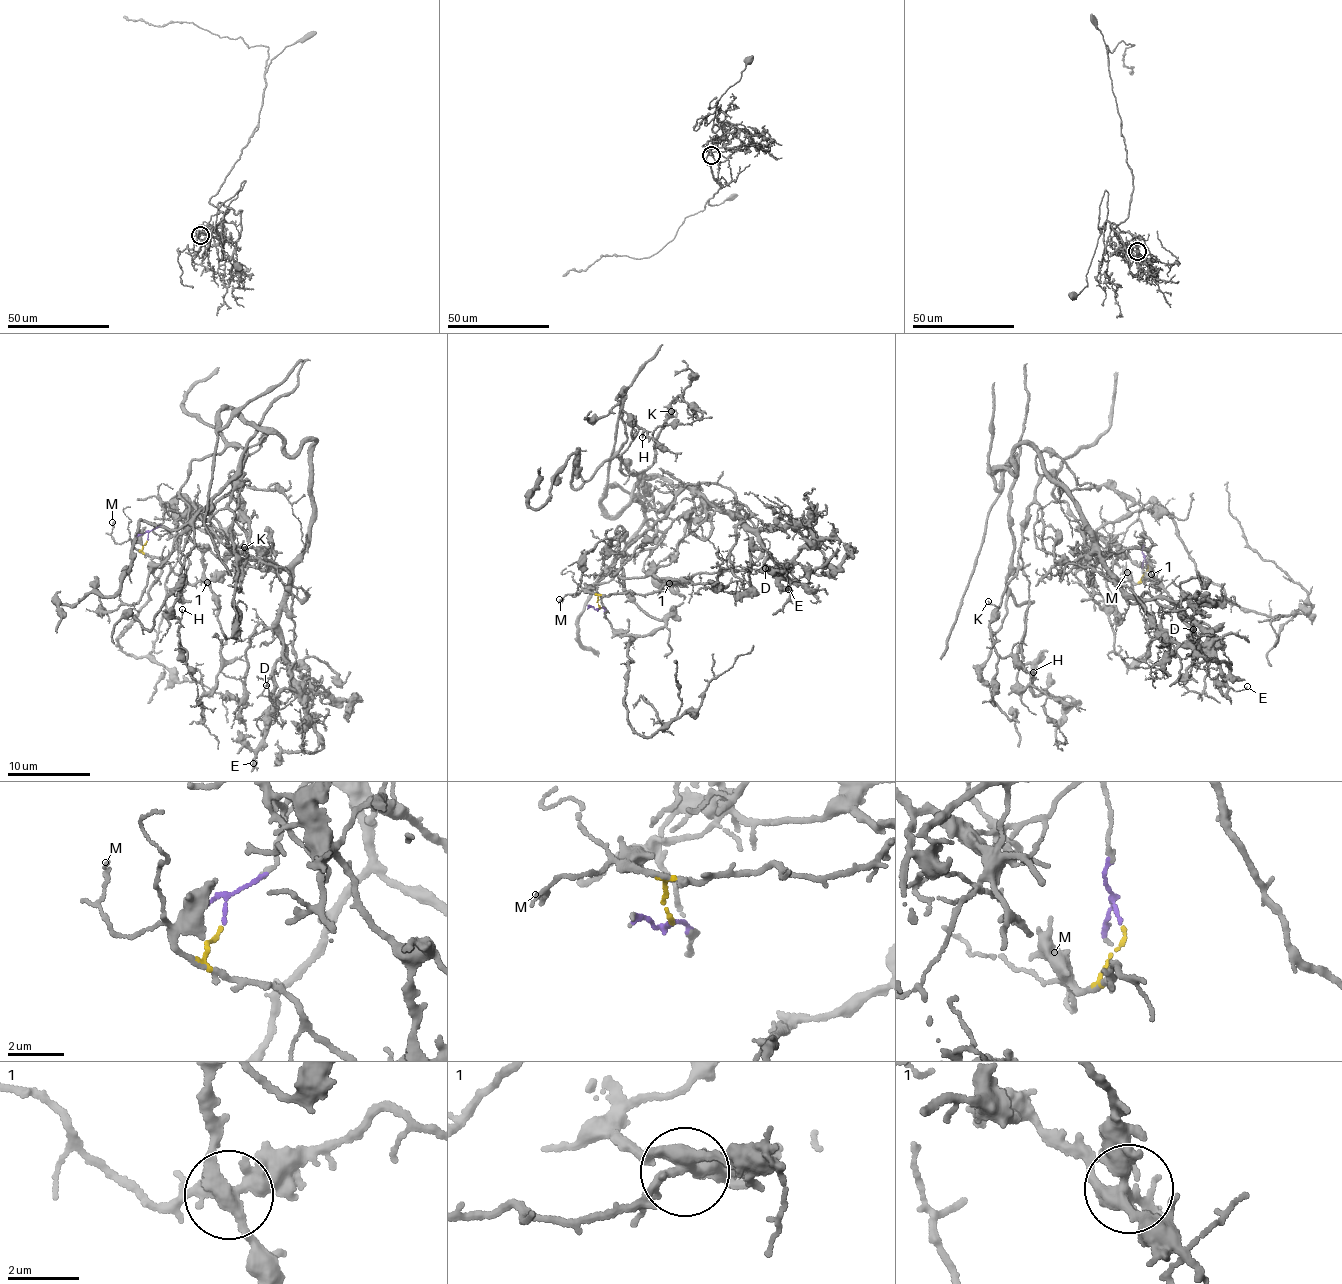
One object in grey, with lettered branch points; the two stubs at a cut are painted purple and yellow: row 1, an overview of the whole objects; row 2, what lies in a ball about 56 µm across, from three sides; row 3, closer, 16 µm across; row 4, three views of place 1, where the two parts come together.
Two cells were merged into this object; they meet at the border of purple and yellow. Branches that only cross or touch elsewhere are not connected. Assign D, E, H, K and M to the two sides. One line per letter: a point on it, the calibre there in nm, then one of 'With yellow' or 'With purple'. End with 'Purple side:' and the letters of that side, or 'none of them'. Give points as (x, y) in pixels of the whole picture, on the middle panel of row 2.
D: Place: (765, 568). Thickness 110 nm. With yellow
E: Place: (788, 589). Thickness 90 nm. With yellow
H: Place: (642, 437). Thickness 110 nm. With purple
K: Place: (671, 411). Thickness 130 nm. With purple
M: Place: (559, 599). Thickness 140 nm. With yellow
Purple side: H, K

